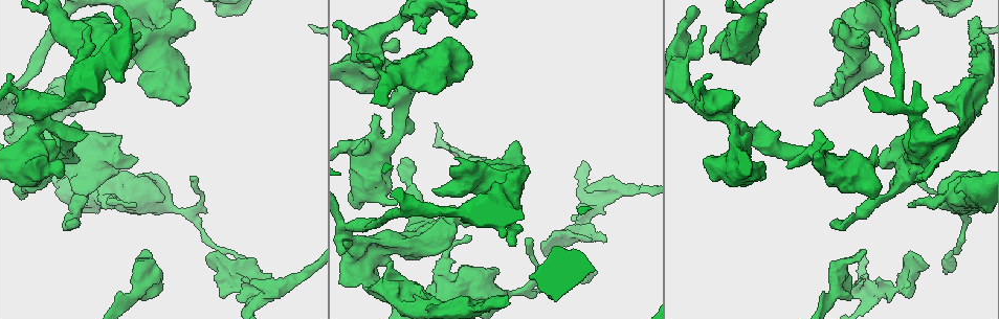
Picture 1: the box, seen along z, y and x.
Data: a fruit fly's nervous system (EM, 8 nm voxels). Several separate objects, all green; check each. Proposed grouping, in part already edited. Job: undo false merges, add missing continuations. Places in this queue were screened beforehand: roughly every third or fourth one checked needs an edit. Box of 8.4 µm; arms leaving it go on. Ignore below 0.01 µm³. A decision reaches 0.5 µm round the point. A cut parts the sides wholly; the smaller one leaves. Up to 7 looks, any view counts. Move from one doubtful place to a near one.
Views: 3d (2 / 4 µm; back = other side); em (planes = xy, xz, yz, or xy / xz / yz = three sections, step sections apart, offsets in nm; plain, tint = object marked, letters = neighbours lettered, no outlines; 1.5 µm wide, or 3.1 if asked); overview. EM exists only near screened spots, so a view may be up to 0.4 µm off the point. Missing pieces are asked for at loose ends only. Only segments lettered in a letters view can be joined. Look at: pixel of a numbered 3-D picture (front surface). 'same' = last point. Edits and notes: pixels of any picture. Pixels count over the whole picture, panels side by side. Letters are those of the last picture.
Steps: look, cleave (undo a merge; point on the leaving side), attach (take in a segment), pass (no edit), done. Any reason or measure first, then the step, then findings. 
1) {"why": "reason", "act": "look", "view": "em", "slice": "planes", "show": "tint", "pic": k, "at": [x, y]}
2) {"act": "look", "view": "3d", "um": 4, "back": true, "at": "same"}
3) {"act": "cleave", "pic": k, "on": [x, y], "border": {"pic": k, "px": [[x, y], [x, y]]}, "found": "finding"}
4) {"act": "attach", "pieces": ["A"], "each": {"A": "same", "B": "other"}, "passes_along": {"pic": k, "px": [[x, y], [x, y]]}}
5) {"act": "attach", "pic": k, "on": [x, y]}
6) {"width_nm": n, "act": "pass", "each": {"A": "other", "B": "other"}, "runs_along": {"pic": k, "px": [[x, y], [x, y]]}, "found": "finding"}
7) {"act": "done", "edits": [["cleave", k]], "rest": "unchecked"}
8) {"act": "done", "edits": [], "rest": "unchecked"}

{"why": "an open end", "act": "look", "view": "3d", "um": 4, "pic": 1, "at": [974, 20]}

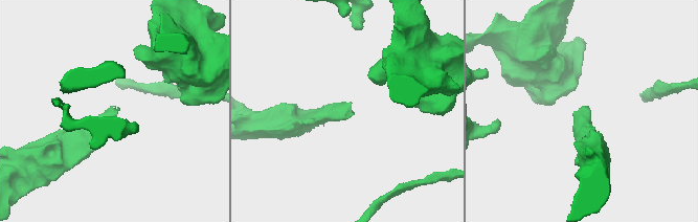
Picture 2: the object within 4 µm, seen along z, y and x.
{"why": "need the tissue", "act": "look", "view": "em", "slice": "planes", "show": "letters", "pic": 2, "at": [584, 108]}

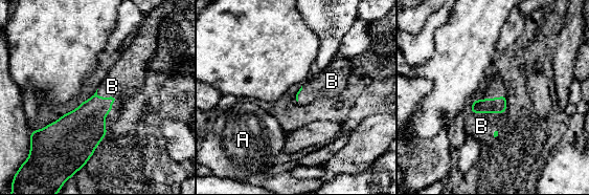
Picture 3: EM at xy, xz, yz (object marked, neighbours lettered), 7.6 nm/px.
{"longest_contact_nm": ["B", 320], "act": "attach", "pieces": ["B"], "each": {"A": "other", "B": "same"}, "found": "the cell continues"}

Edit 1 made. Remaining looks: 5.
{"act": "look", "view": "3d", "um": 4, "back": true, "pic": 1, "at": [100, 13]}

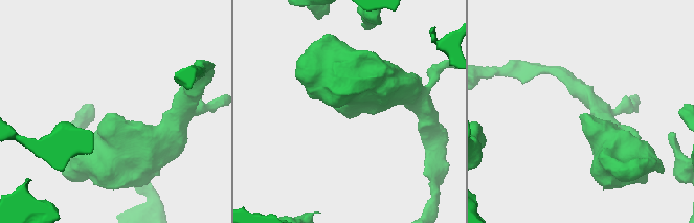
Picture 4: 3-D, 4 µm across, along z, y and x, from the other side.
{"why": "shape alone is not enough", "act": "look", "view": "em", "slice": "xy", "step": 8, "show": "letters", "pic": 4, "at": [347, 117]}

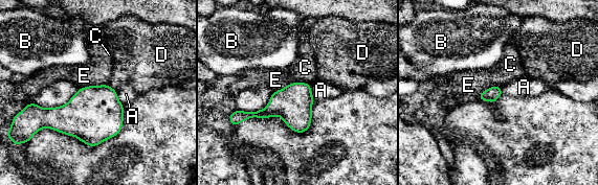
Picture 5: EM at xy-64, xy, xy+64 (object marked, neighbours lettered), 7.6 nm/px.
{"act": "look", "view": "em", "slice": "planes", "show": "letters", "at": "same"}

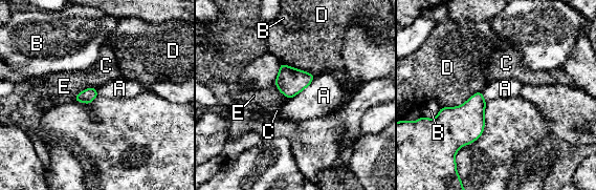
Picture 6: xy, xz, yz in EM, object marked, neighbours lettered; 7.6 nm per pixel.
{"act": "pass", "each": {"A": "other", "B": "other", "C": "other", "D": "other", "E": "other"}, "border": {"pic": 6, "px": [[315, 77], [306, 87], [288, 100]]}, "found": "no lettered segment goes on from it"}

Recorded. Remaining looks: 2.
{"act": "done", "edits": [["attach", 3]], "rest": "unchecked"}

